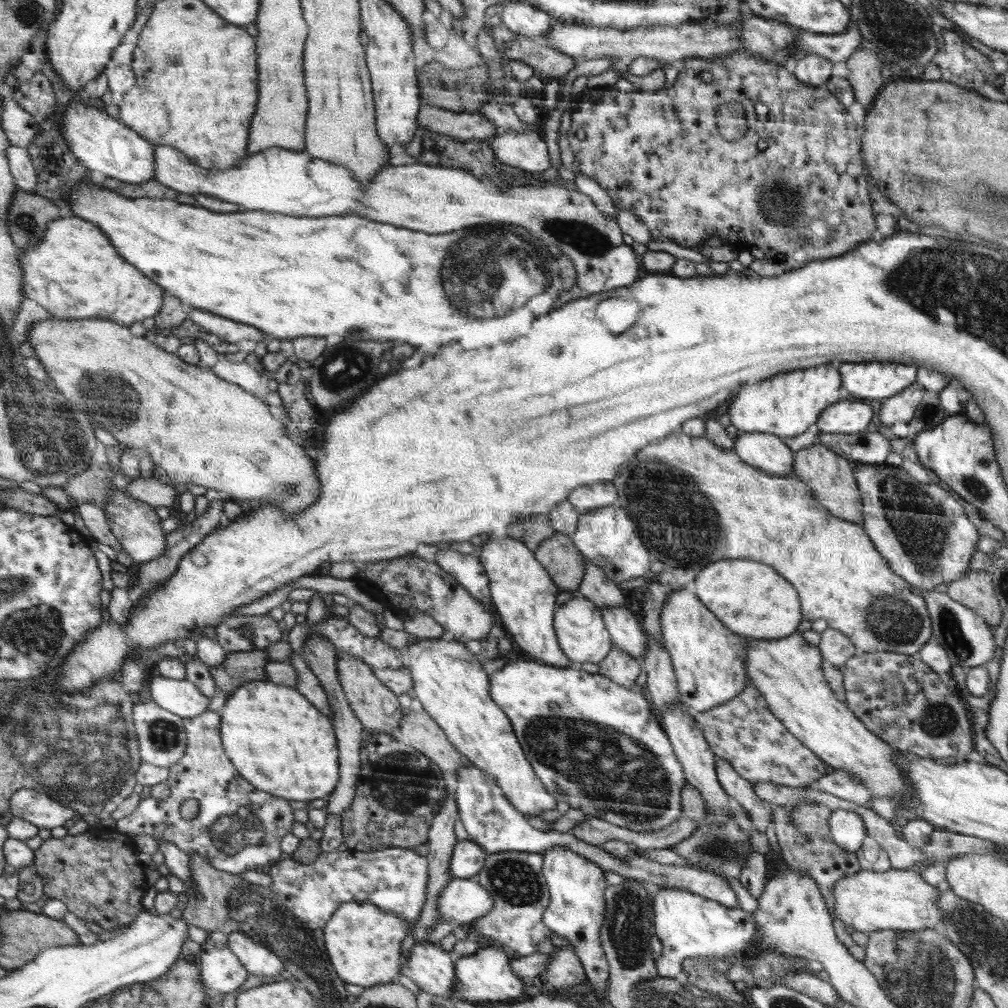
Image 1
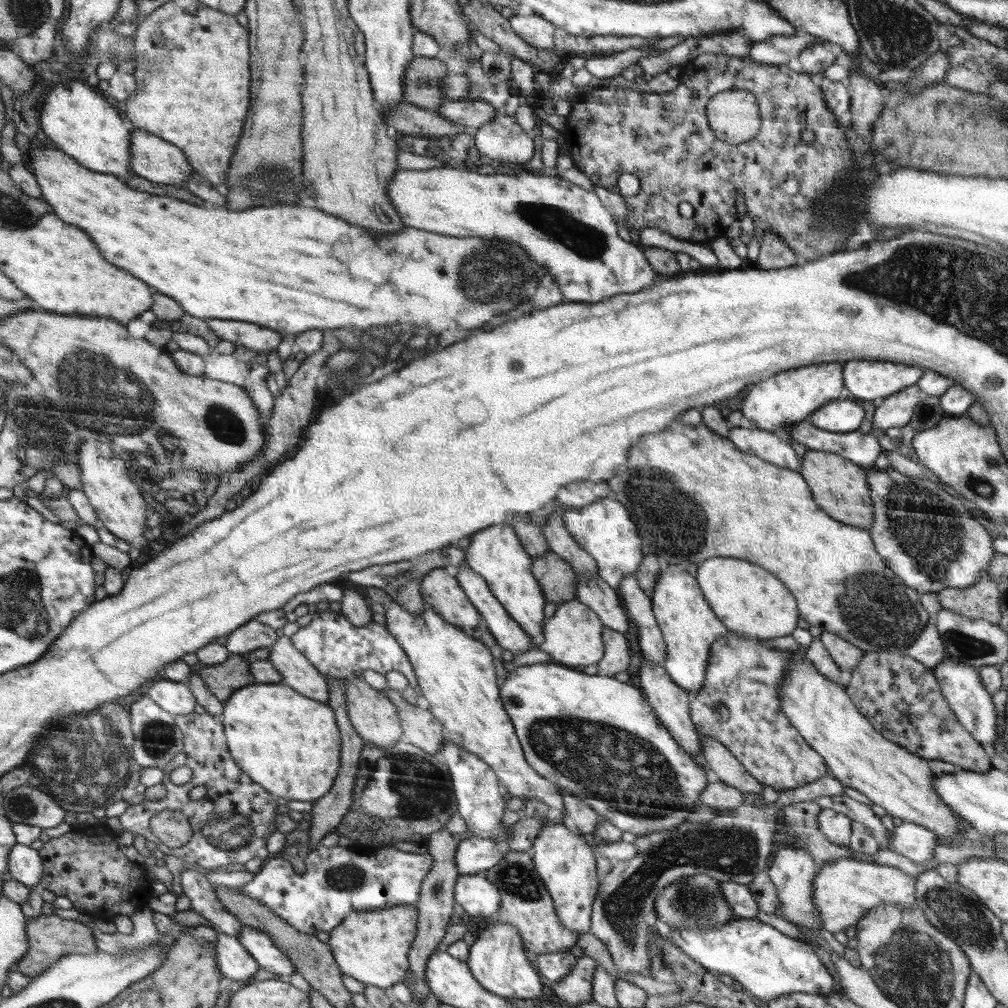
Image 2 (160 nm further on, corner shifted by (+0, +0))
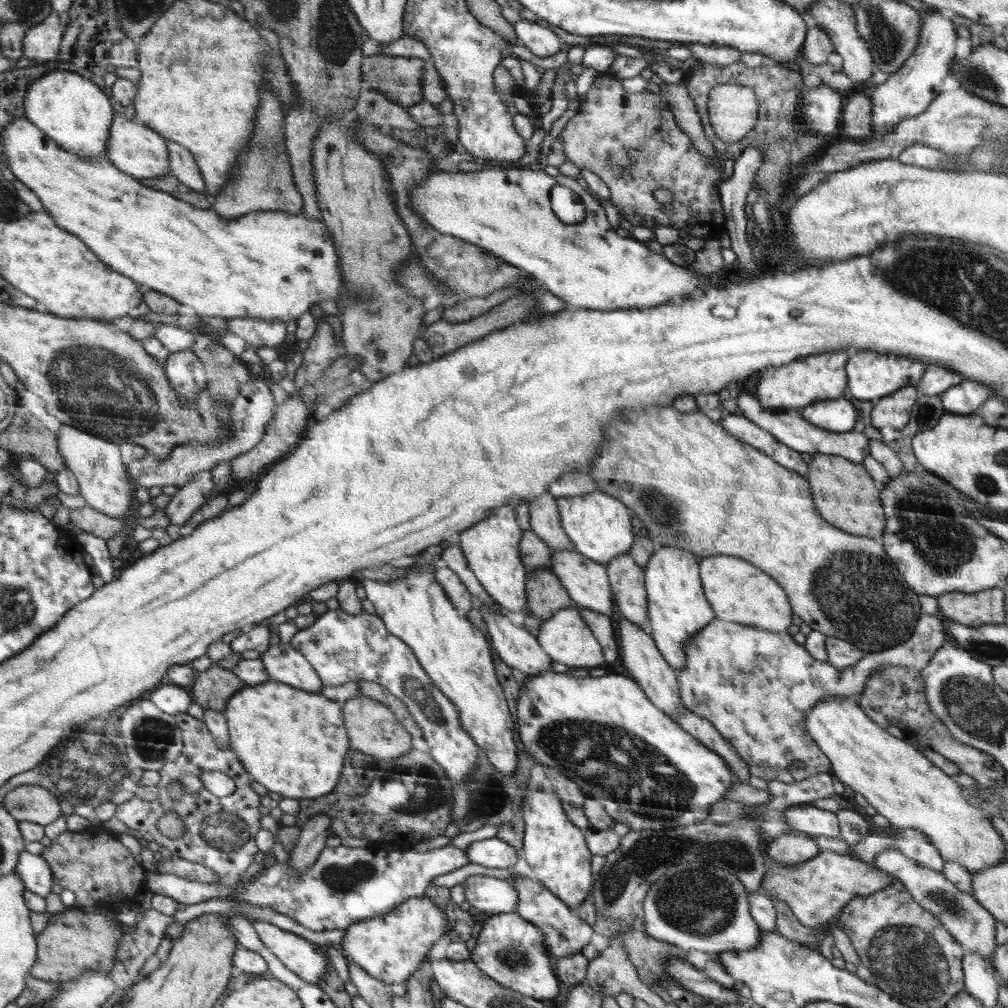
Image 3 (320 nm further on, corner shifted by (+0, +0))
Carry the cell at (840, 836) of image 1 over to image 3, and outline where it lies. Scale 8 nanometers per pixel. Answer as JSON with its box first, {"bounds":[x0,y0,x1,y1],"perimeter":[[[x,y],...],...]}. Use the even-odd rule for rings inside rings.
{"bounds":[783,804,840,837],"perimeter":[[[811,804],[796,805],[783,811],[788,827],[806,835],[840,837],[838,816],[828,810],[819,810]]]}

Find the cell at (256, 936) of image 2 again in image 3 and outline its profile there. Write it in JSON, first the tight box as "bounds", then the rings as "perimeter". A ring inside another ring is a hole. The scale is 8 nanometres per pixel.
{"bounds":[252,921,328,984],"perimeter":[[[252,921],[252,924],[264,946],[292,972],[312,984],[323,980],[328,960],[312,942],[268,921]]]}

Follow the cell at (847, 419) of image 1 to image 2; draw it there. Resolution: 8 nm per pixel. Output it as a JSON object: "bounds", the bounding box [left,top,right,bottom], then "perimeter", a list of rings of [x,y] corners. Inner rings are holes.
{"bounds":[808,398,864,432],"perimeter":[[[852,398],[835,400],[823,404],[808,420],[821,429],[830,432],[850,432],[858,429],[864,420],[864,408],[858,406],[858,402],[852,402]]]}

